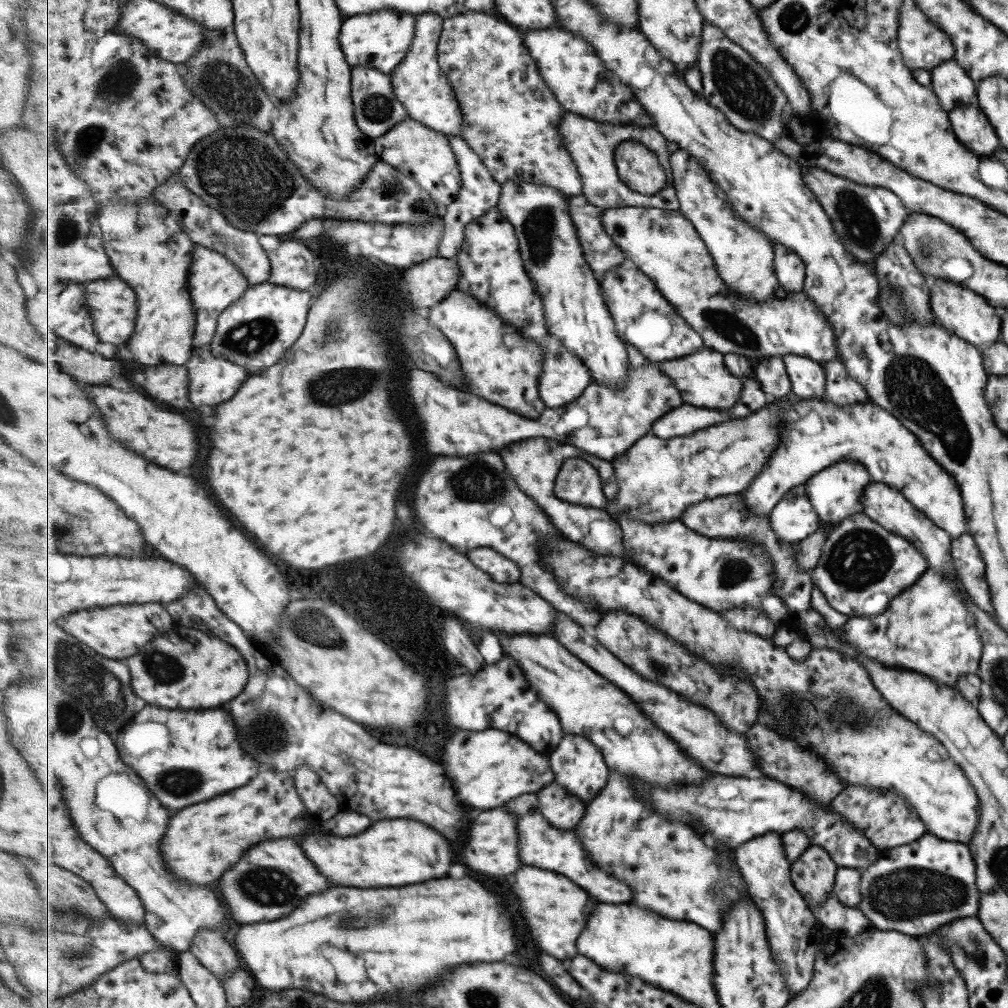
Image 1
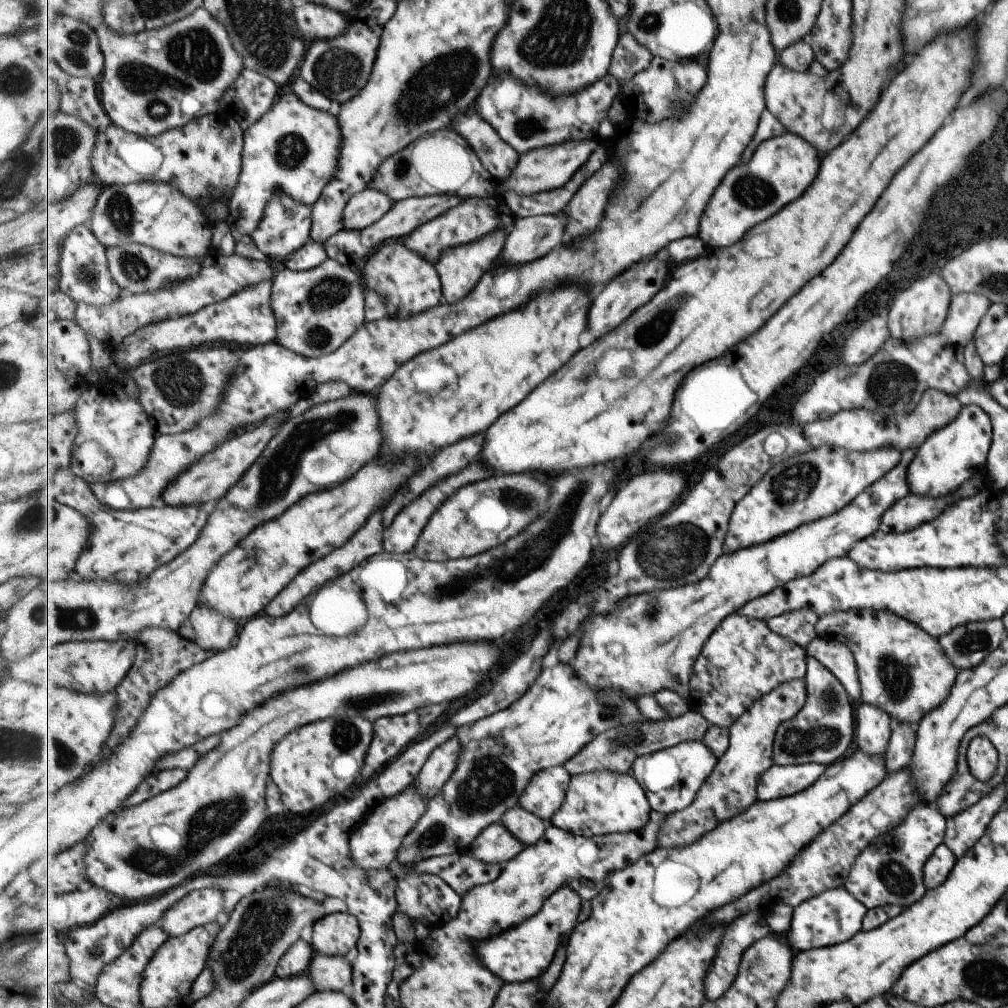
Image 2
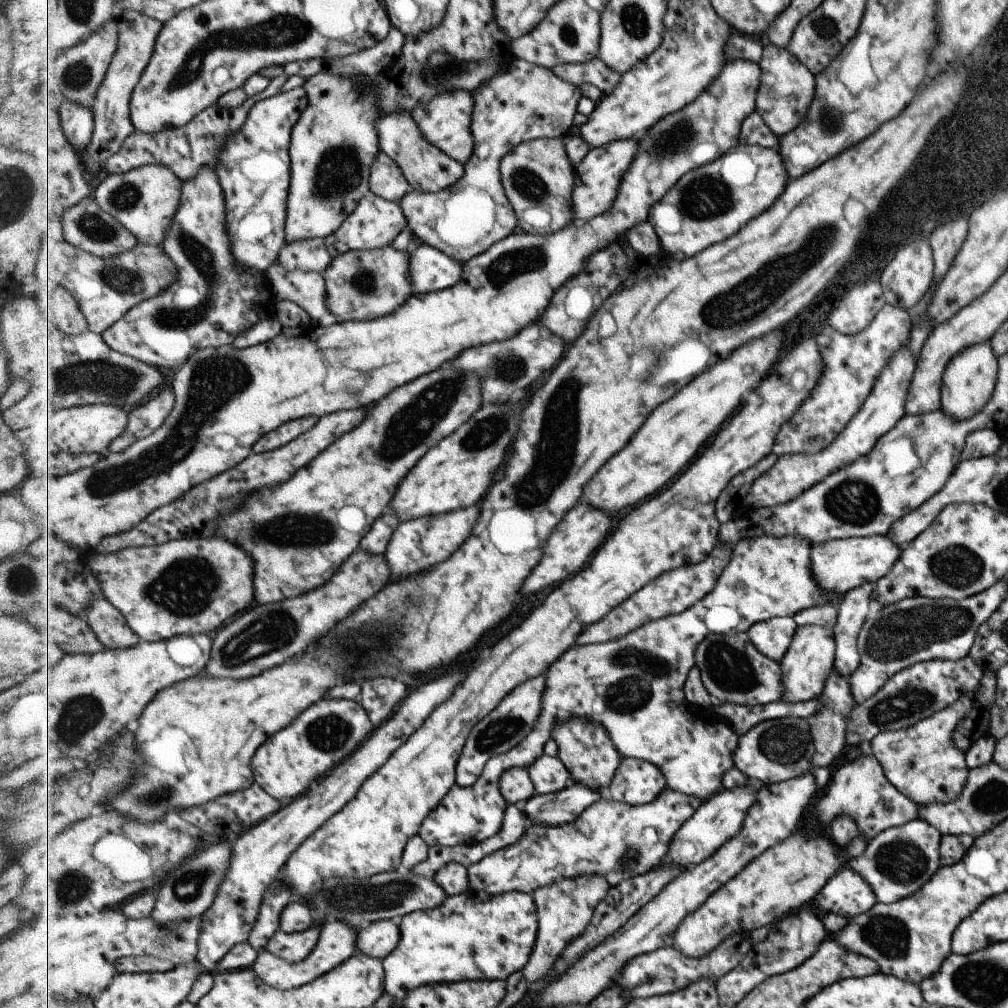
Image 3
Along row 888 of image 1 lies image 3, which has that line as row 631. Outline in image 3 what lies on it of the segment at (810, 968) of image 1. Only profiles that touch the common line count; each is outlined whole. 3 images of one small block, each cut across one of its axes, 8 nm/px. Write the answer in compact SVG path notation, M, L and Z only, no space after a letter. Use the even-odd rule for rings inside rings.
M773 617L748 630L753 644L765 656L781 662L792 646L800 624L793 617Z

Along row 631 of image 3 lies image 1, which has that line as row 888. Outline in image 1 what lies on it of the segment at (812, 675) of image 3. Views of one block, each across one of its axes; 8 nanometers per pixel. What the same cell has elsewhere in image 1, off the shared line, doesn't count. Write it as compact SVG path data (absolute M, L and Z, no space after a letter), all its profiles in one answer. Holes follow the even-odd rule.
M811 845L805 850L801 859L795 864L792 864L793 883L796 884L797 890L805 897L805 903L812 908L812 906L823 905L834 888L836 870L839 868L835 860L831 858L823 847L818 845Z

